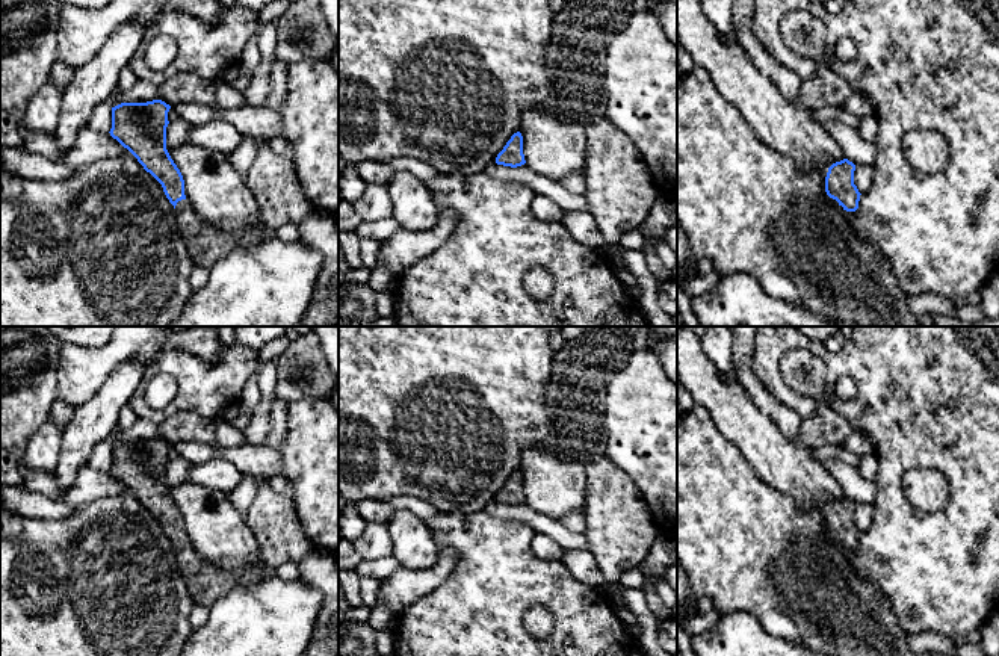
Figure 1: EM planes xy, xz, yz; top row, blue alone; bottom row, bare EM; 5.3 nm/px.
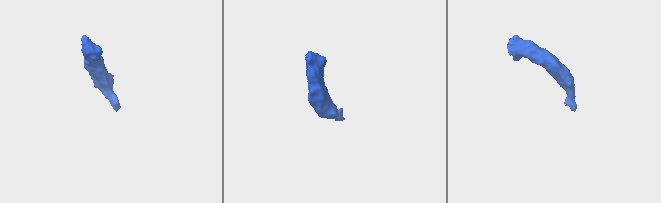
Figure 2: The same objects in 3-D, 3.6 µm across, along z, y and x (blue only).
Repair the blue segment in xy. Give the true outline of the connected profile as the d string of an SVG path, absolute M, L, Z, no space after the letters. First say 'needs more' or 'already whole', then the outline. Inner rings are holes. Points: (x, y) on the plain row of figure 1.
needs more; M162 438L121 441L112 446L110 475L127 487L163 526L175 547L177 564L195 605L212 608L216 600L237 586L260 582L266 567L248 567L228 573L203 559L184 534L184 518L166 488L168 450Z

